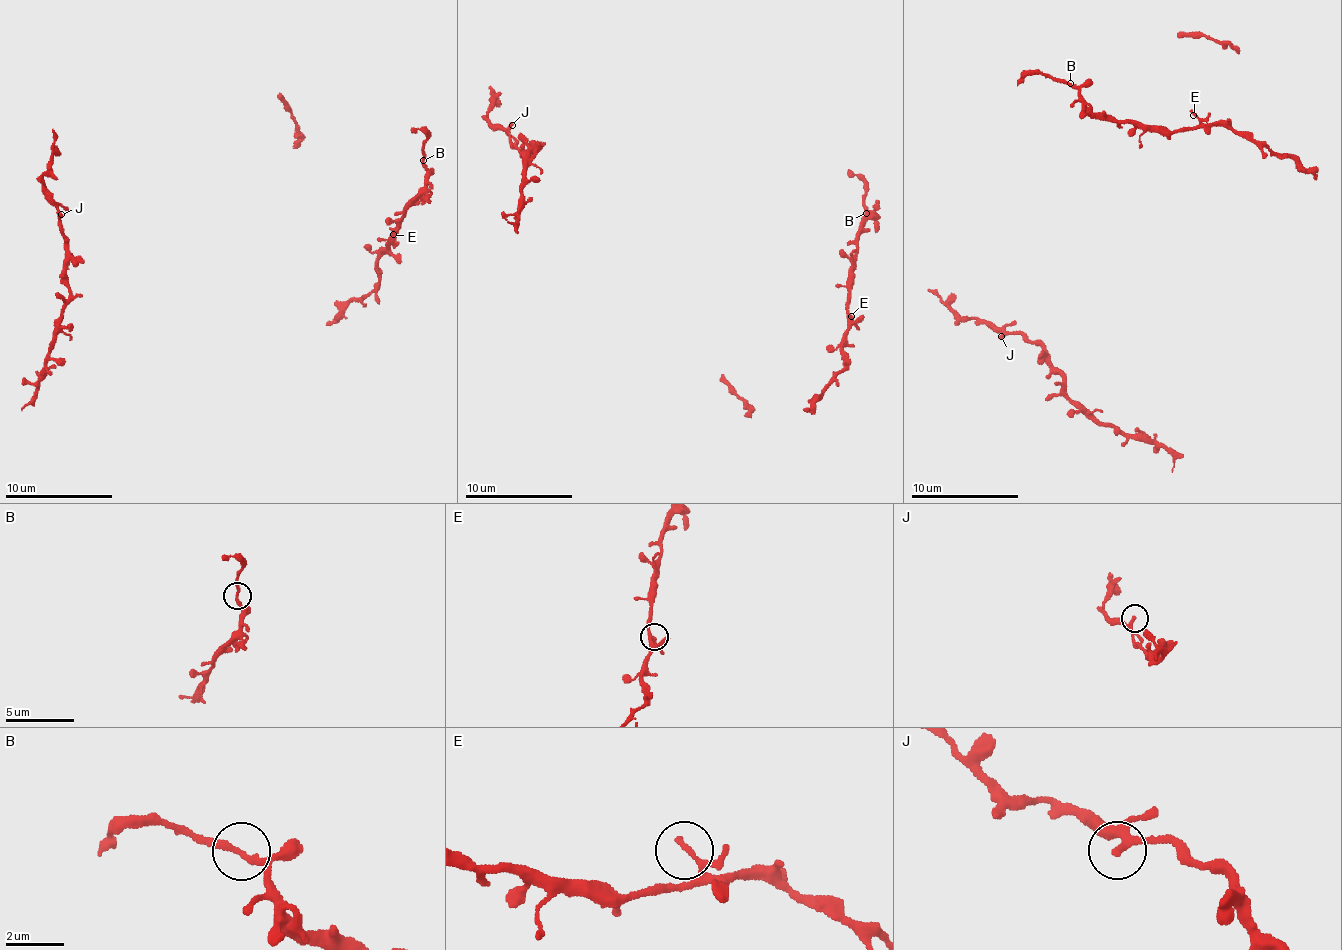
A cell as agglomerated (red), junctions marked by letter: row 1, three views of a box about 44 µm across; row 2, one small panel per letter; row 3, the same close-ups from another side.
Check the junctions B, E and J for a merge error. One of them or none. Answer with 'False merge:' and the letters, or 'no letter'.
False merge: no letter

